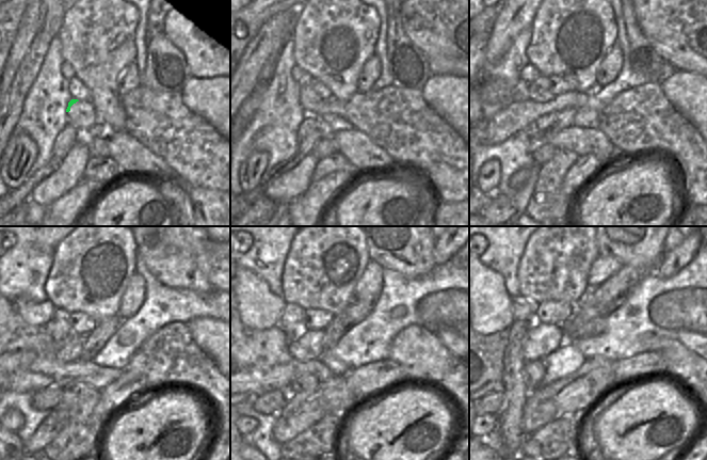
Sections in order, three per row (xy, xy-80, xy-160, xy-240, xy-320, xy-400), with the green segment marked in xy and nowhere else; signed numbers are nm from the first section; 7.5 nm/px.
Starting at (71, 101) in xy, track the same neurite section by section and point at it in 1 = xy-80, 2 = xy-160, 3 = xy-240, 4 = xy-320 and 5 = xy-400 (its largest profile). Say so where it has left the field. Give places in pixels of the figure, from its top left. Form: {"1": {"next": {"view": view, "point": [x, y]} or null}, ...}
{"1": {"next": {"view": "xy-80", "point": [307, 96]}}, "2": {"next": {"view": "xy-160", "point": [539, 90]}}, "3": {"next": {"view": "xy-240", "point": [59, 328]}}, "4": {"next": {"view": "xy-320", "point": [292, 313]}}, "5": {"next": {"view": "xy-400", "point": [524, 310]}}}

